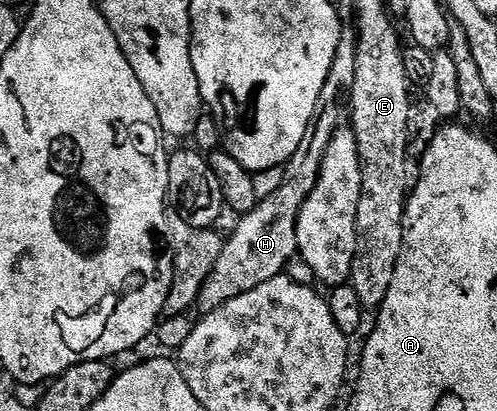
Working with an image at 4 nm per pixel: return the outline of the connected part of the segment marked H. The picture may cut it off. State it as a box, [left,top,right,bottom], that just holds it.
[197,33,356,312]

